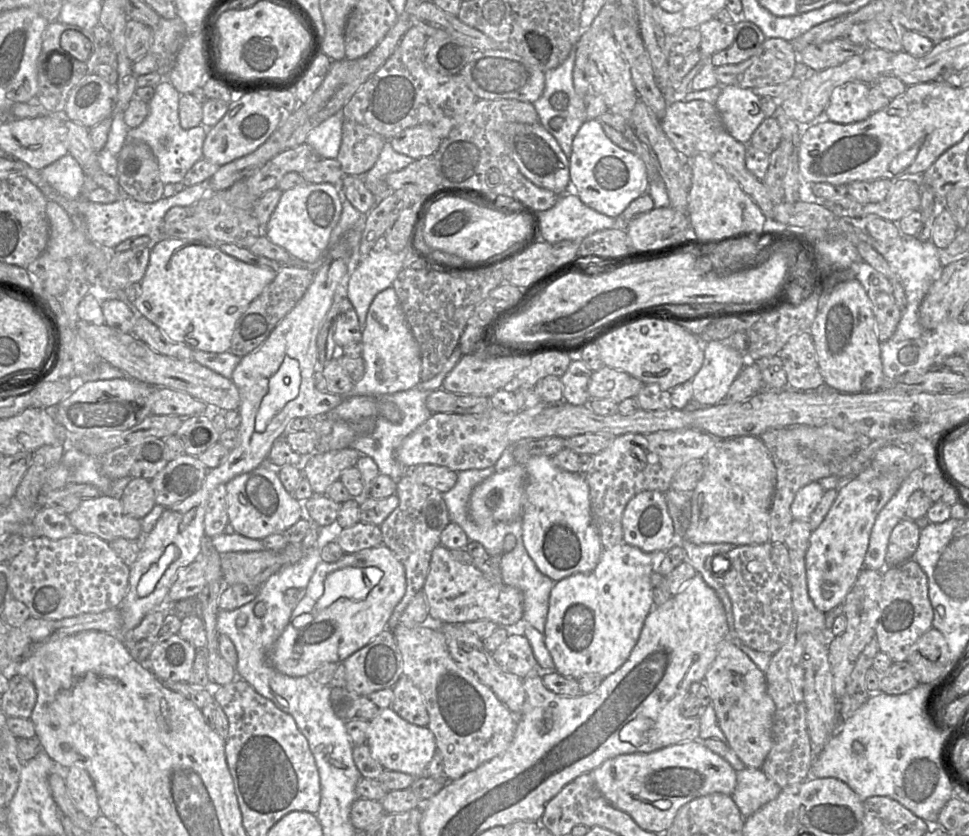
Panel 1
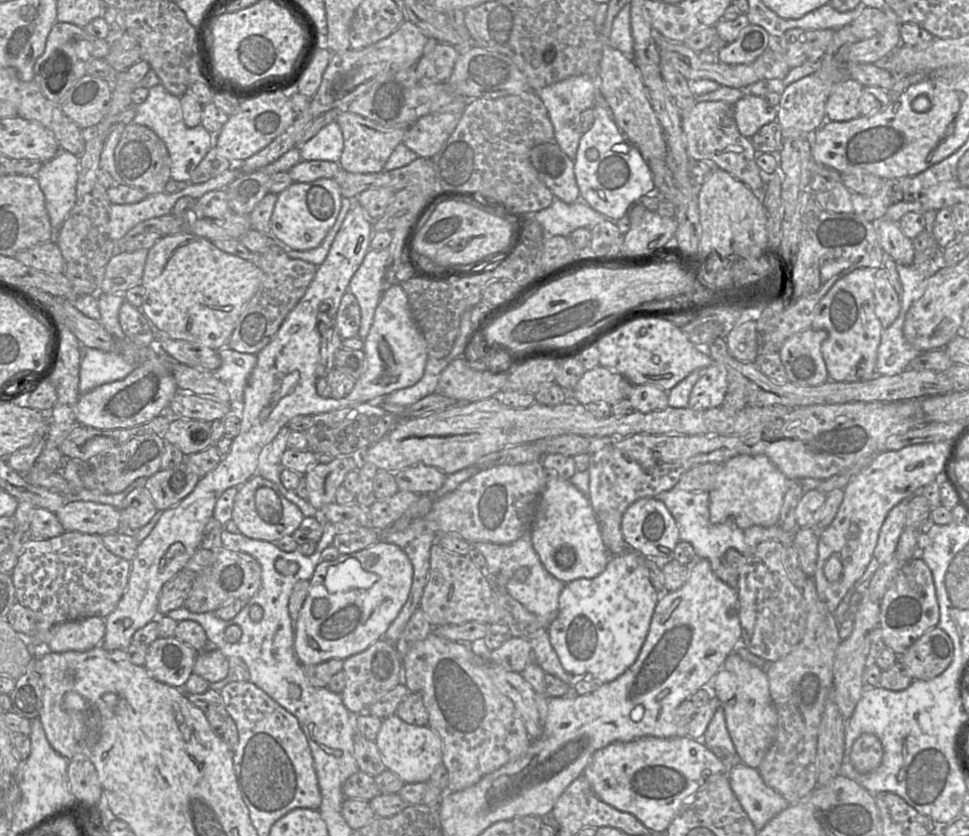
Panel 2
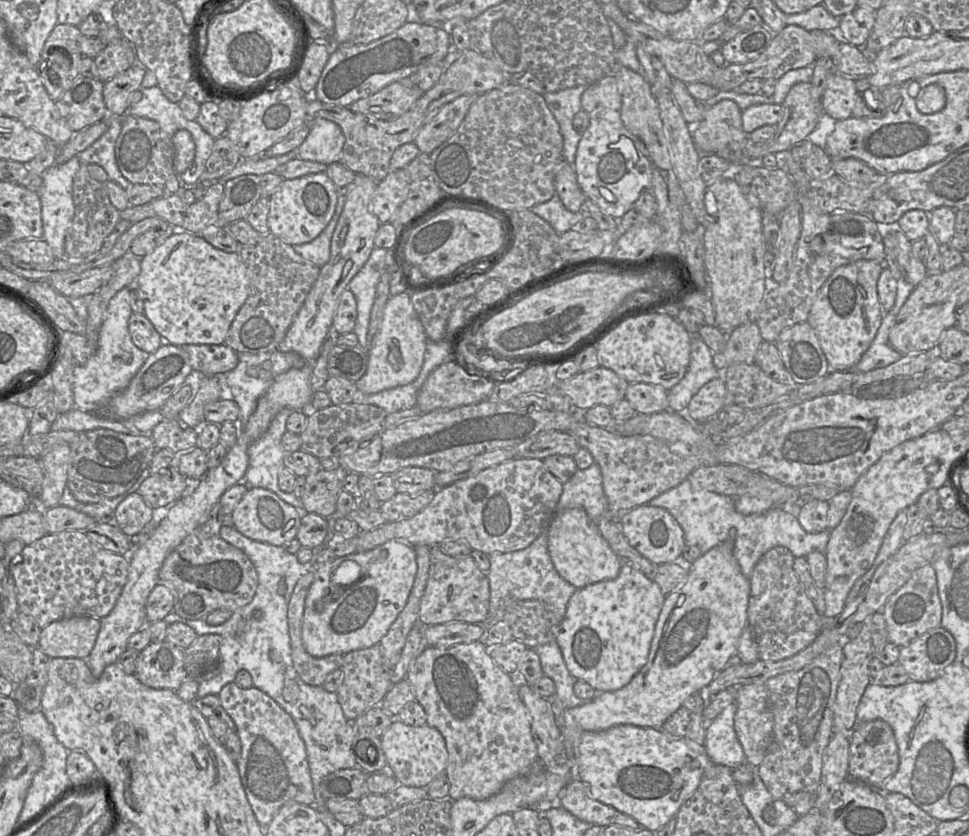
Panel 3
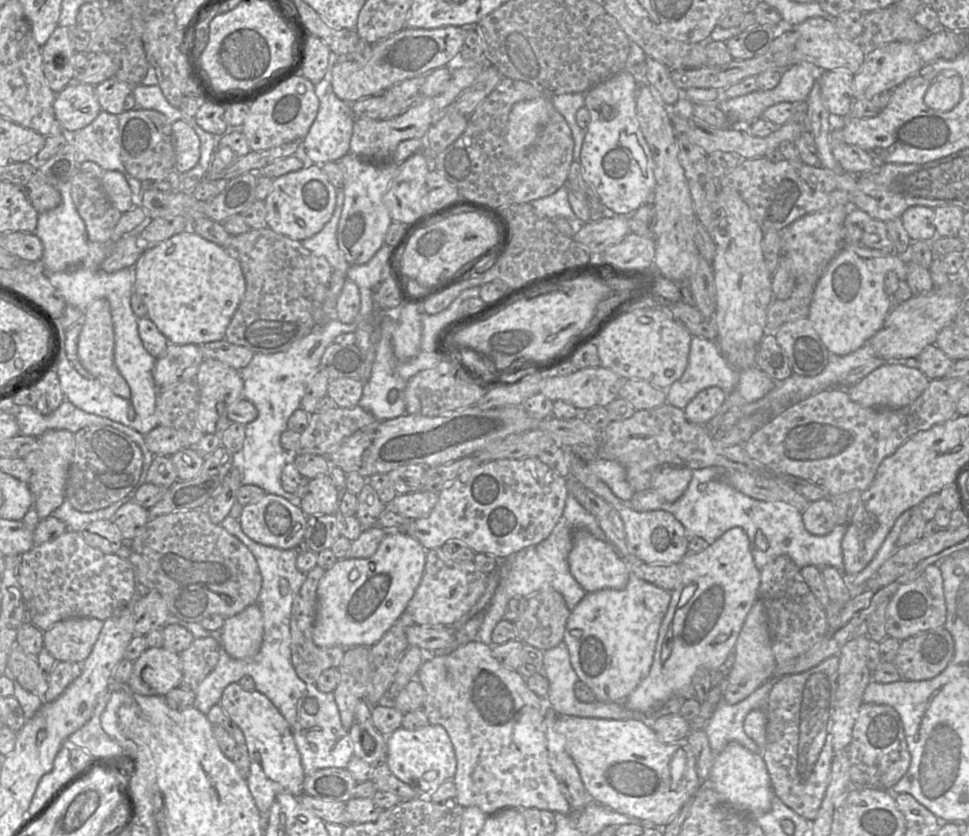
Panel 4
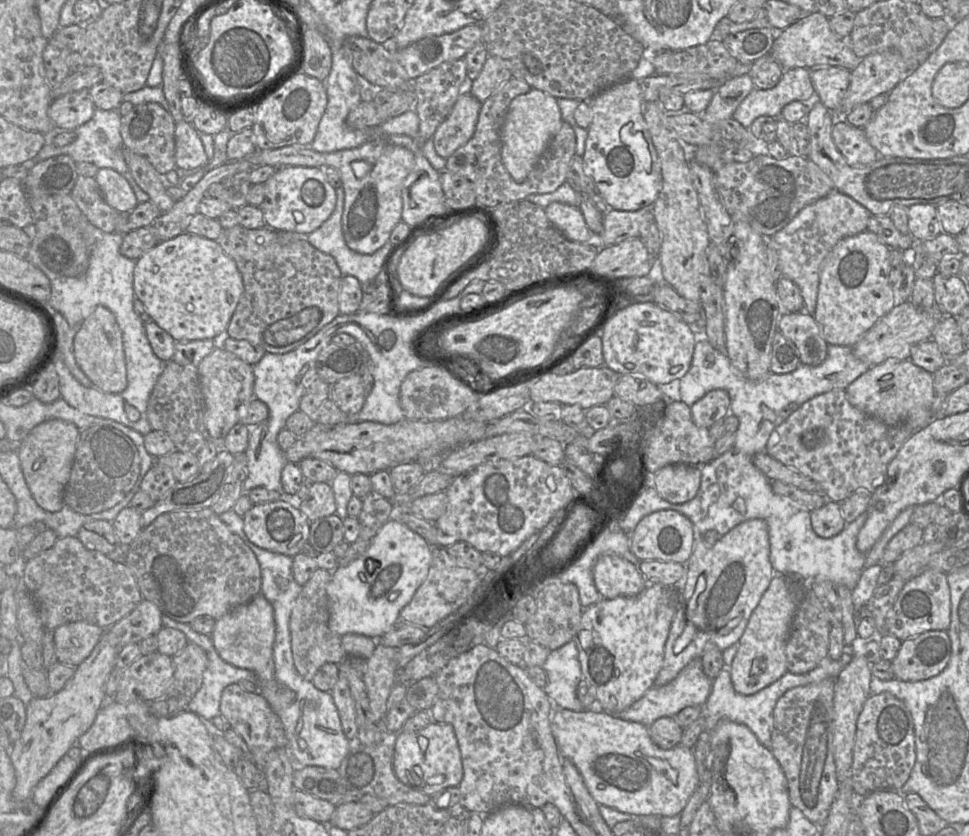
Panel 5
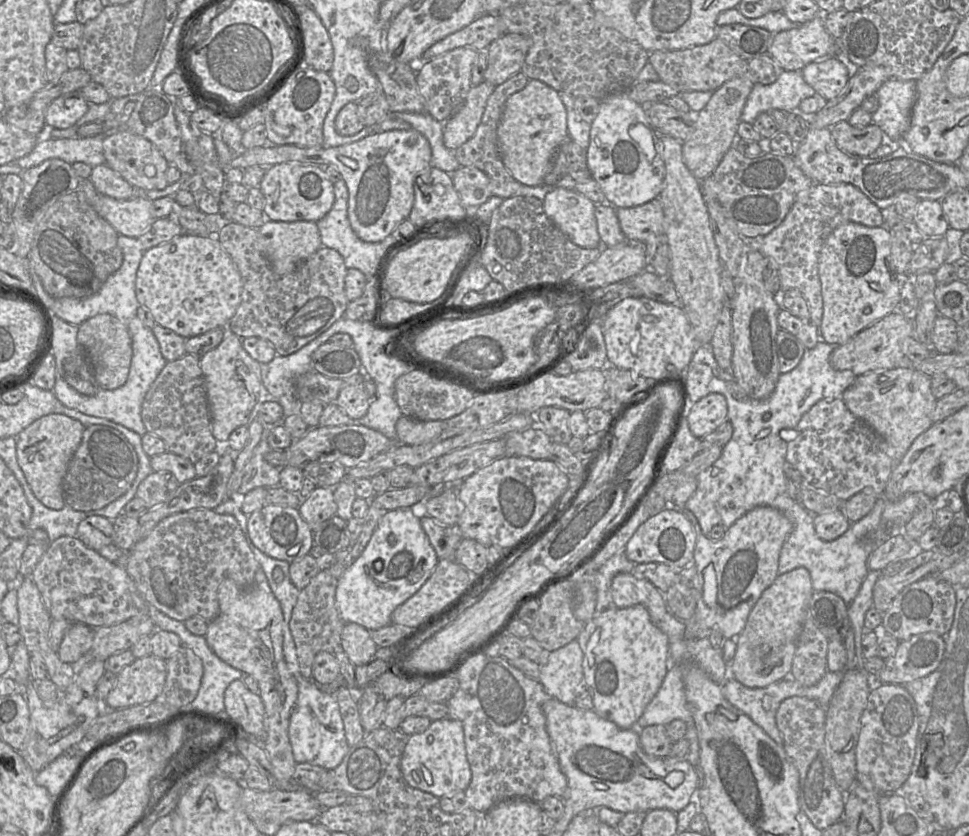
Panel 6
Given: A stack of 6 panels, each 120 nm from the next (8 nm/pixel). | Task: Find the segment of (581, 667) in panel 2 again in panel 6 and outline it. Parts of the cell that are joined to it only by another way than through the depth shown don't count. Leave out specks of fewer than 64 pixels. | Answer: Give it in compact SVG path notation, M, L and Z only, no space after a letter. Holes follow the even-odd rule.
M641 604L618 608L611 605L609 608L597 612L597 614L588 622L577 637L581 650L583 652L583 672L584 683L590 688L593 696L594 710L603 718L614 722L622 729L636 728L637 721L642 716L645 708L657 694L661 684L670 668L670 647L668 636L652 621L647 608Z

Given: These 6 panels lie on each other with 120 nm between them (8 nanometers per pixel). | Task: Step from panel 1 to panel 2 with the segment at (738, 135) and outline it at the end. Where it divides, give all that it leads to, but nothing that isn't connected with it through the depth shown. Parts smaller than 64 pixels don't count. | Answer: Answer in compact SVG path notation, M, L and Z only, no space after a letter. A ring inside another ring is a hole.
M745 94L734 105L734 118L737 128L742 136L751 139L759 129L777 119L777 107L771 106L763 97Z

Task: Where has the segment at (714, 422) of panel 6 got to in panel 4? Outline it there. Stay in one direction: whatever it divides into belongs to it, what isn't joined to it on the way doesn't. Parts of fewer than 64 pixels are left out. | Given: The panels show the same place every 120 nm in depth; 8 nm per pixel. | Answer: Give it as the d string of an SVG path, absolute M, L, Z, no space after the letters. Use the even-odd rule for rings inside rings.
M719 387L706 388L685 407L685 417L691 423L704 425L718 413L726 397L726 392Z

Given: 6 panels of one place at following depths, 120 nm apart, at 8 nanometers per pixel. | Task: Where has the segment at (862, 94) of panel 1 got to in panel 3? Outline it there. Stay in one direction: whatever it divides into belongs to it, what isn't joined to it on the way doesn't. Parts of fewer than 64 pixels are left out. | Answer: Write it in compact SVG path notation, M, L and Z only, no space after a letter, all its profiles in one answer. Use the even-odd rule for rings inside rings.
M834 73L829 77L822 96L822 111L836 120L851 117L857 92L855 79Z

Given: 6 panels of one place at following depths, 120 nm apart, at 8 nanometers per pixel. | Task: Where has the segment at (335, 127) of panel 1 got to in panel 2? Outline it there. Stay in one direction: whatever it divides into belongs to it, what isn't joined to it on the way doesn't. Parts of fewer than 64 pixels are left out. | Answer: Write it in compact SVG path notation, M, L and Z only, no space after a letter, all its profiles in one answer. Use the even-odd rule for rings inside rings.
M333 121L306 143L297 147L302 161L323 160L339 163L344 147L341 128Z

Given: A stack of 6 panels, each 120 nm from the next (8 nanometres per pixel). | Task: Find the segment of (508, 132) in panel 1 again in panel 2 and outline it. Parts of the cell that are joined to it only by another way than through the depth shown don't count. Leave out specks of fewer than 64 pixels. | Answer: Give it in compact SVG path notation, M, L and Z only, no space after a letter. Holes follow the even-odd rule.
M555 141L534 146L529 159L538 178L550 189L555 199L565 203L577 201L579 189L574 175L574 162Z

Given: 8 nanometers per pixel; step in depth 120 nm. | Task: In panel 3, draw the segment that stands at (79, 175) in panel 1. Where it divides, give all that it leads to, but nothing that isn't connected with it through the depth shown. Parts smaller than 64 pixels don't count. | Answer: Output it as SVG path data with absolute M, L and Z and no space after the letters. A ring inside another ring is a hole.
M77 156L63 164L54 164L47 169L42 176L42 186L39 192L41 201L41 216L43 226L43 239L51 247L55 258L65 258L65 236L71 226L75 206L73 202L73 180L81 167L81 162Z

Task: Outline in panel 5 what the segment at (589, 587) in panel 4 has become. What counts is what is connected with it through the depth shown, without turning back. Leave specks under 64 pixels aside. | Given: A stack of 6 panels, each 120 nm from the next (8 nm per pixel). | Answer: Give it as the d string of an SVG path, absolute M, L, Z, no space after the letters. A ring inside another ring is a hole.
M605 553L597 559L593 580L603 599L634 596L648 584L637 566L614 553Z

